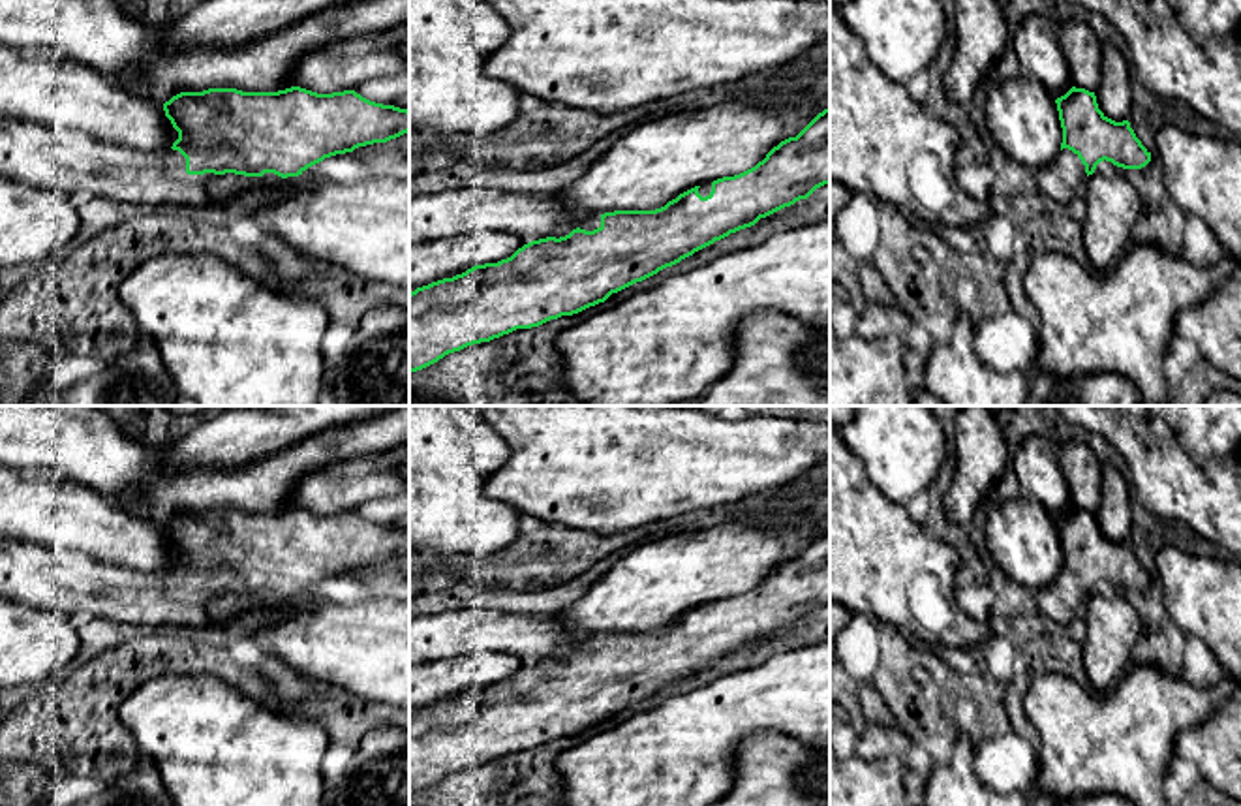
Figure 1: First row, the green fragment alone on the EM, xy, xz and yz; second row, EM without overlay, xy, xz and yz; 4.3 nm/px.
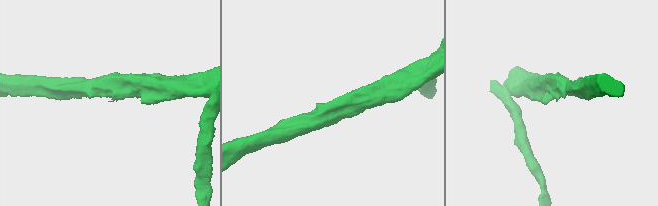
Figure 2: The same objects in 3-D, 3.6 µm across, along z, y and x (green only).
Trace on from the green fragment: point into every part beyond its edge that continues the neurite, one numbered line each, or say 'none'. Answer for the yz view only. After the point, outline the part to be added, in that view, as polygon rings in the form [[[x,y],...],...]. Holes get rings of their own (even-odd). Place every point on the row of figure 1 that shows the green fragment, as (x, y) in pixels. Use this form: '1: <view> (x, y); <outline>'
1: yz (1057, 181); [[[1063,148],[1048,165],[1034,171],[1034,177],[1038,192],[1065,207],[1074,197],[1078,184],[1087,178],[1087,173],[1078,154]]]

